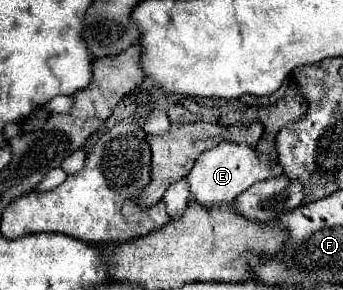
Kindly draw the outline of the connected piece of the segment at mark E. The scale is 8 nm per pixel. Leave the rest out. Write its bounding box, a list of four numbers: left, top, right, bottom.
[187,142,283,206]

